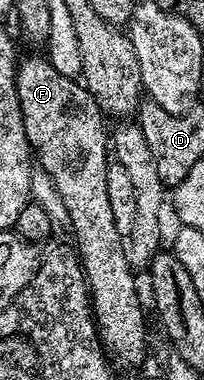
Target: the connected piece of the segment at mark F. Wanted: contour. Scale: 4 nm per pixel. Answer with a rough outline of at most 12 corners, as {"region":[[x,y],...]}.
{"region":[[42,54],[16,90],[52,178],[101,347],[146,356],[135,269],[108,202],[108,127]]}

